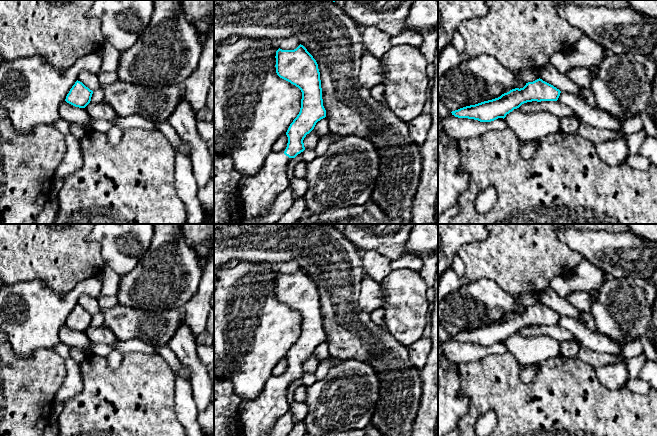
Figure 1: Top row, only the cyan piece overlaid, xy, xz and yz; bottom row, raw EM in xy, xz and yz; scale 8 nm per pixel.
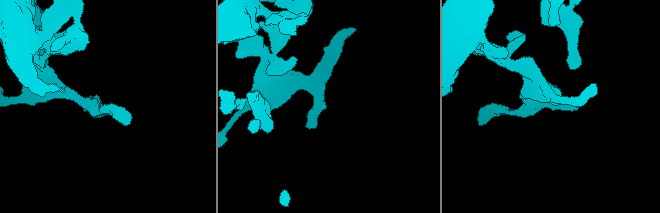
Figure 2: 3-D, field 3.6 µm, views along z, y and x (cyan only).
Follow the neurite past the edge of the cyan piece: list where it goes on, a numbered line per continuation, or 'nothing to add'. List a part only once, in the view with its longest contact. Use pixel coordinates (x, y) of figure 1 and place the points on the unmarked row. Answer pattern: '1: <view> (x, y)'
1: xz (256, 417)

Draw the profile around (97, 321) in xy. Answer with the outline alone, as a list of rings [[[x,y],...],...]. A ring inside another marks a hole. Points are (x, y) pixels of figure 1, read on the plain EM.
[[[97,313],[93,316],[92,321],[91,321],[91,325],[92,327],[101,327],[104,325],[104,318],[102,313]]]

